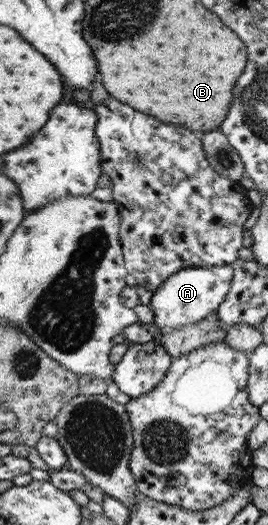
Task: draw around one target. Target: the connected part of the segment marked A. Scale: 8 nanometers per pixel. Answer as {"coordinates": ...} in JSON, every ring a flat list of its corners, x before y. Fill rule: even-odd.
{"coordinates":[[217,265,211,267,190,267,173,274,153,291,149,306,155,312,153,323,148,326,155,333,161,328,177,330,181,326,195,324,203,318,209,317,213,310,218,310,221,303,232,289,233,267,231,265]]}

